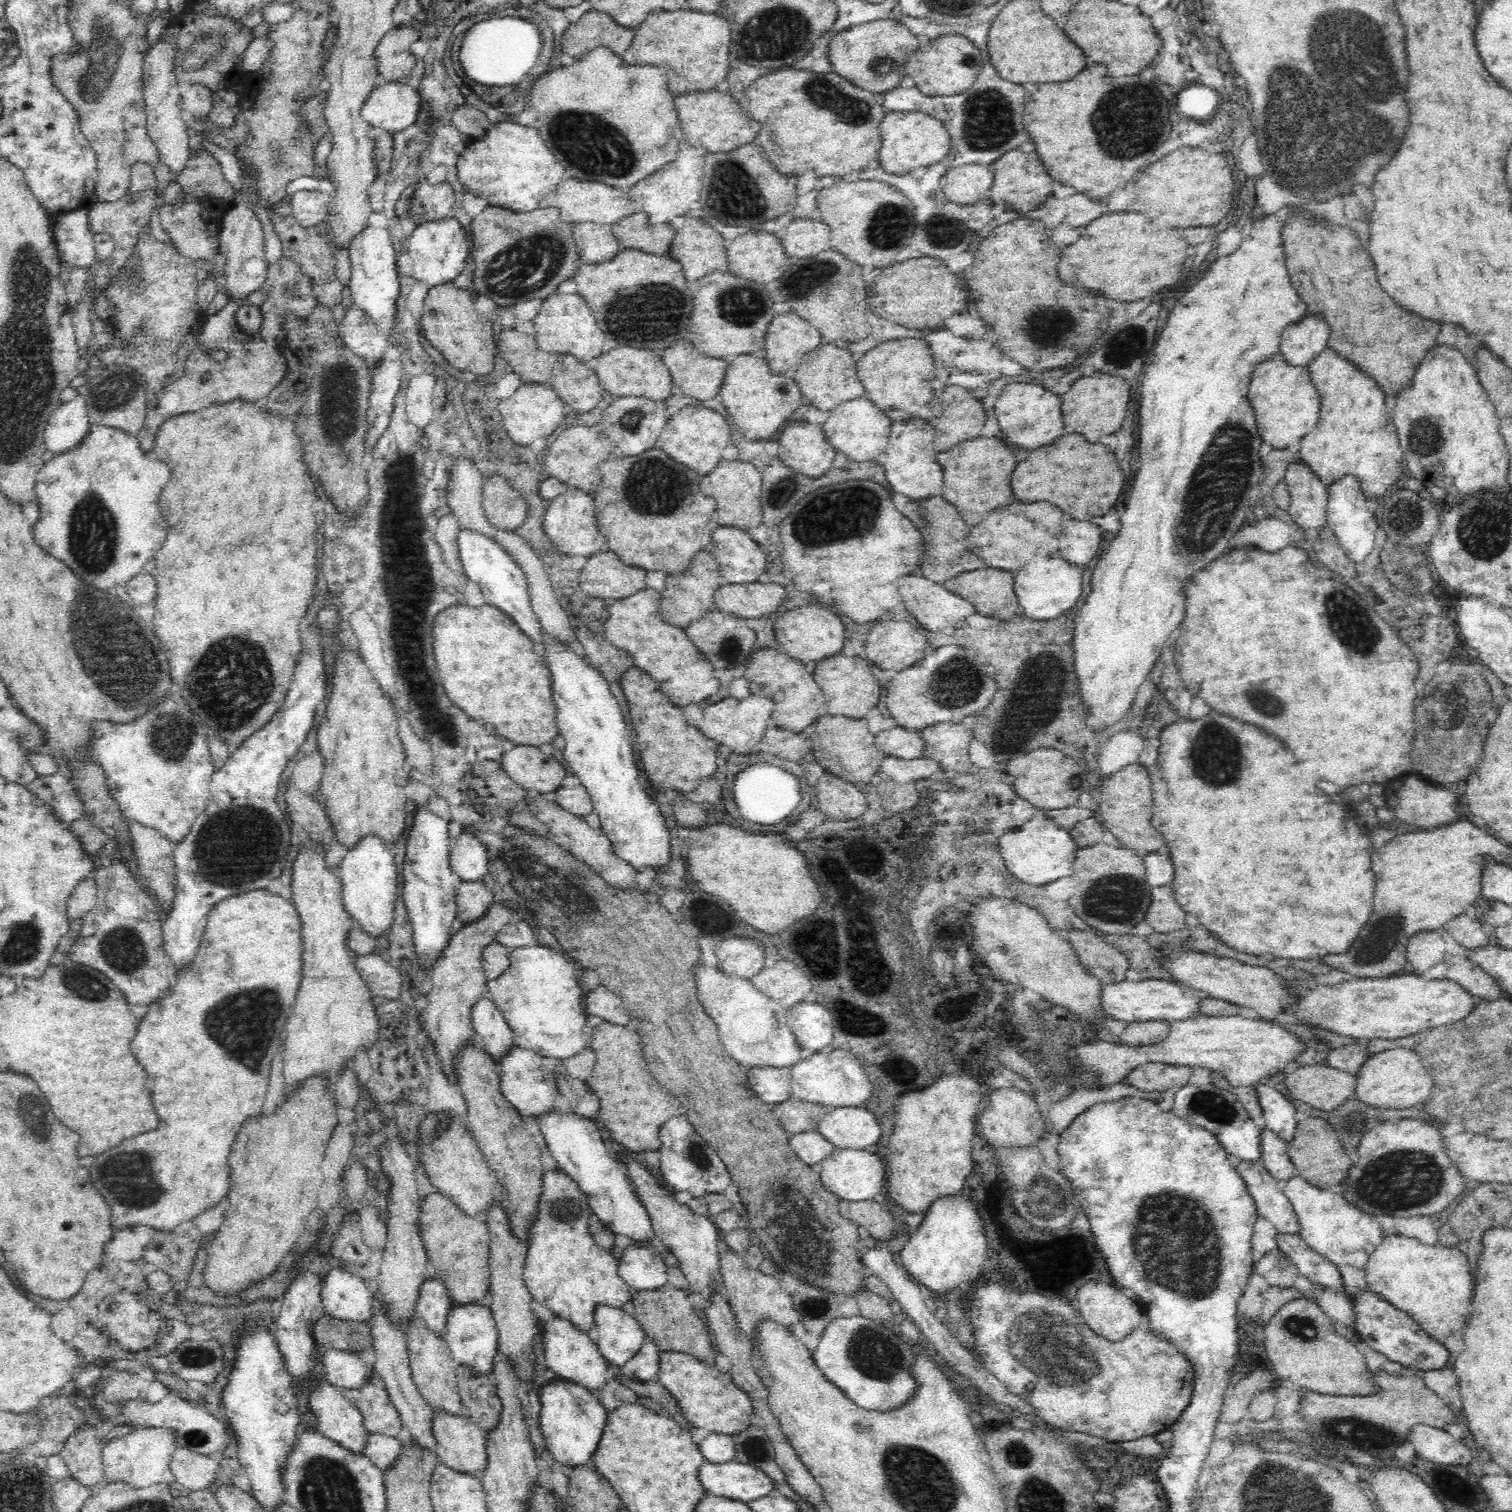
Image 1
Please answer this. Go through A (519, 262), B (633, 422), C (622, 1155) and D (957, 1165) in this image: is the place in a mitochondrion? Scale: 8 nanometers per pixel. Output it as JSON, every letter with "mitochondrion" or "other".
{"A":"mitochondrion","B":"mitochondrion","C":"other","D":"other"}

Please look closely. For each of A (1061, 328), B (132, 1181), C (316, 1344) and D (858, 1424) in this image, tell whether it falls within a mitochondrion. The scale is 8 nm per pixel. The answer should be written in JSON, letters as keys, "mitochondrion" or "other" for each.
{"A":"mitochondrion","B":"mitochondrion","C":"other","D":"other"}

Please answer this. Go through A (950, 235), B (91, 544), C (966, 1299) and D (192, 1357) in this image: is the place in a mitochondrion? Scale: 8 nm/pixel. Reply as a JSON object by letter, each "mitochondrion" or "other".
{"A":"mitochondrion","B":"mitochondrion","C":"other","D":"mitochondrion"}

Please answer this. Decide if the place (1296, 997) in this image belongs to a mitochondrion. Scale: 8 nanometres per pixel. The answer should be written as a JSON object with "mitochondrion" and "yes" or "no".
{"mitochondrion":"no"}

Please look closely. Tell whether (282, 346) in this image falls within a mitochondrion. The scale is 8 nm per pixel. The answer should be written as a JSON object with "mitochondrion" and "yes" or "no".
{"mitochondrion":"no"}

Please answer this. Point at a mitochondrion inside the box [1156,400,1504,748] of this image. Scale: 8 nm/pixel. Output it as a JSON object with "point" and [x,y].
{"point":[1230,457]}

